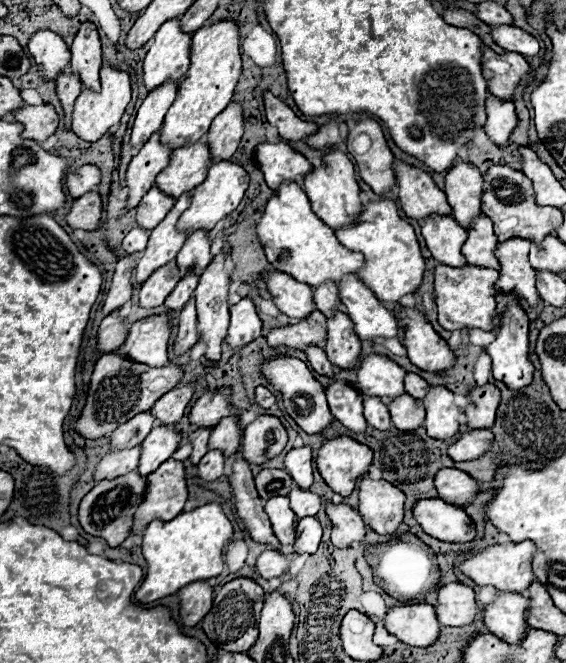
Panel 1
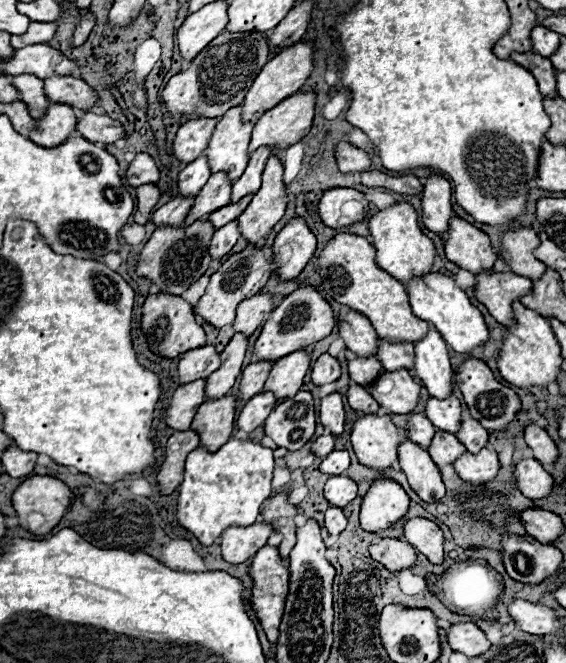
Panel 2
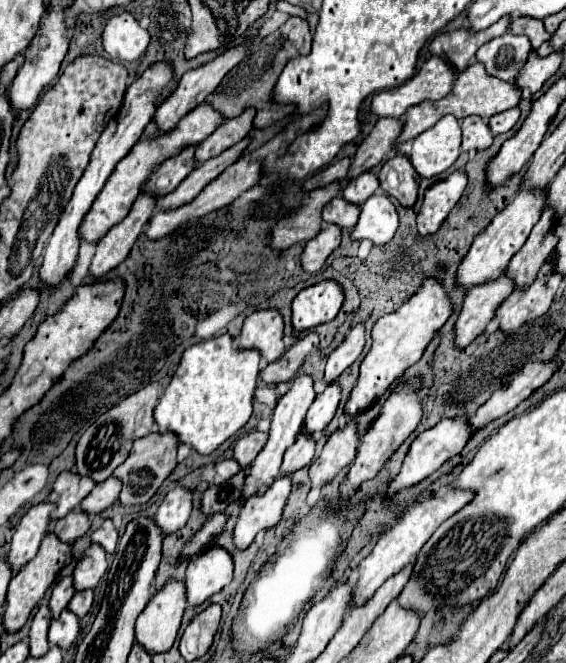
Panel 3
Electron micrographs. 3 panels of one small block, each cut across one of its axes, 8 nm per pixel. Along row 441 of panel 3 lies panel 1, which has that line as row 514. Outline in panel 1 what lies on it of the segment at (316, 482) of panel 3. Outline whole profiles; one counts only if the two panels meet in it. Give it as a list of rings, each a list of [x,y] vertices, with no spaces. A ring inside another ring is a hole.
[[[326,504],[326,514],[332,520],[332,544],[336,548],[350,548],[366,536],[362,516],[346,504]]]

